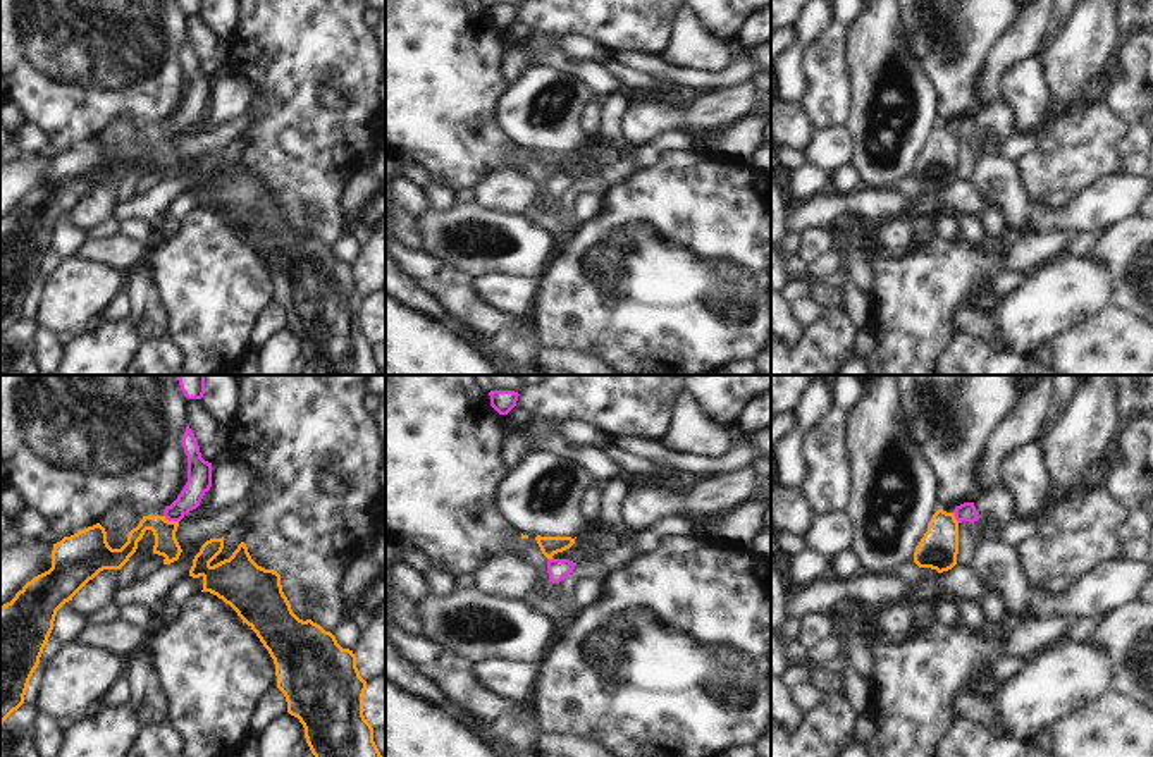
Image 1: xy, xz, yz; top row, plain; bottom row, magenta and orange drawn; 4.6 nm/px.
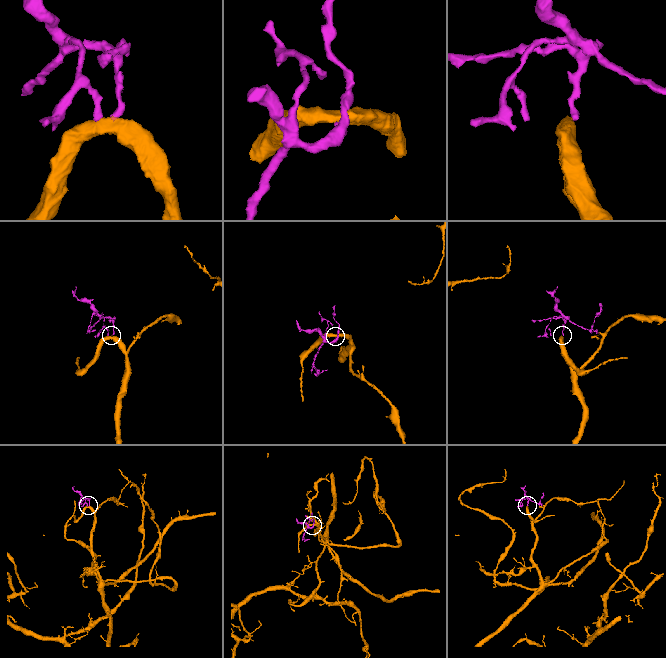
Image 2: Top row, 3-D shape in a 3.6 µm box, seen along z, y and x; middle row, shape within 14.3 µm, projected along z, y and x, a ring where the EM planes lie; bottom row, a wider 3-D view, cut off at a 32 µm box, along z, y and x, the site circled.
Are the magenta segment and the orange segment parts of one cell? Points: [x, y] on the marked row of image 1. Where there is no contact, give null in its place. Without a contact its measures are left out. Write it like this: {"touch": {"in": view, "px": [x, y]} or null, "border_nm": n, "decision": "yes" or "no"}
{"touch": {"in": "xy", "px": [171, 520]}, "border_nm": 80, "decision": "no"}

